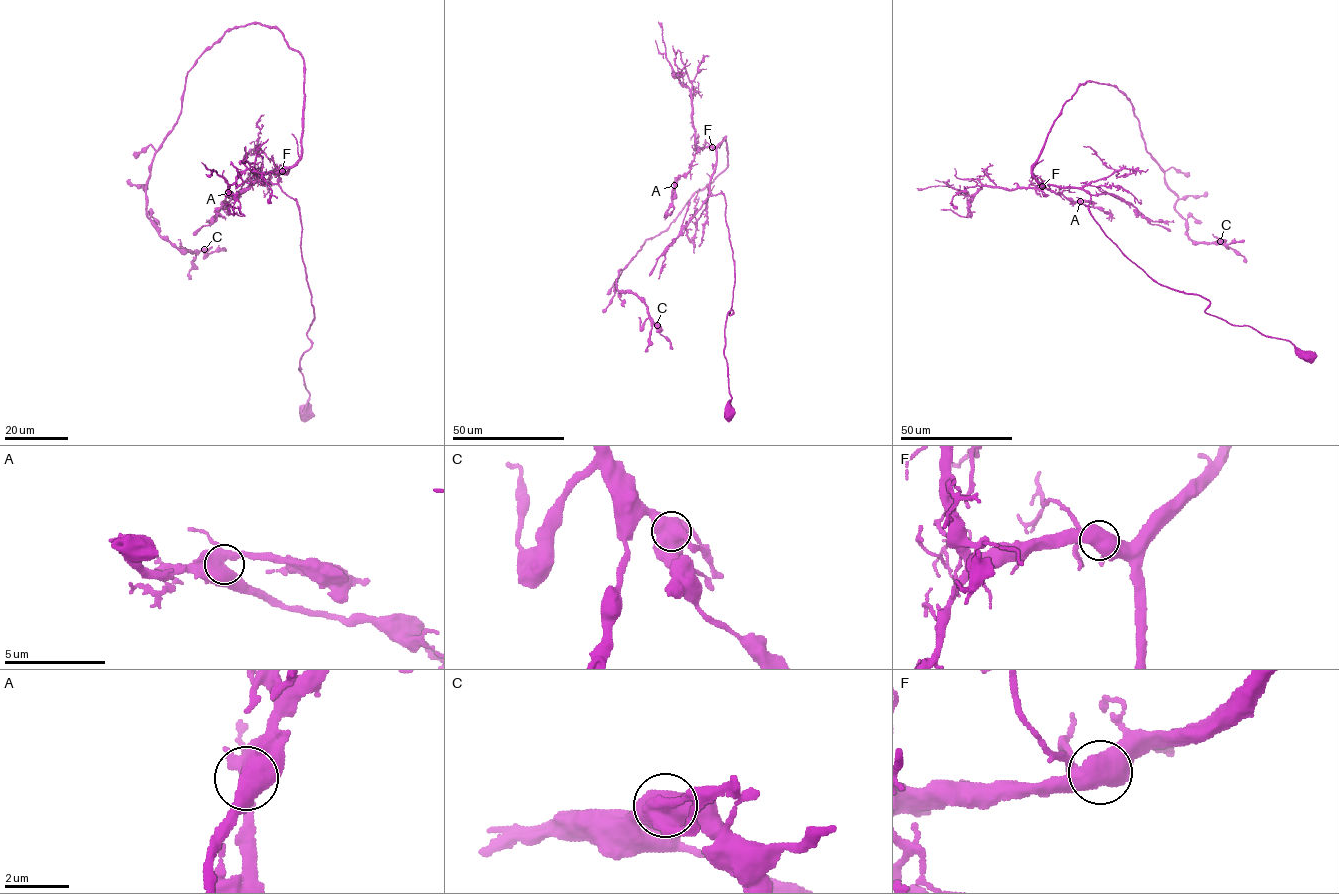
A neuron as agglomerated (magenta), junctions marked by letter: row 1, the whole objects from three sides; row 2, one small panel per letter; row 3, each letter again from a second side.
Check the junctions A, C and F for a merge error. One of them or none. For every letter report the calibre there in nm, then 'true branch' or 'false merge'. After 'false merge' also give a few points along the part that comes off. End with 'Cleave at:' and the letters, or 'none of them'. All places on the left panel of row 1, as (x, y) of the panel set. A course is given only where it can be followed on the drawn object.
A: calibre 550 nm; true branch
C: calibre 650 nm; true branch
F: calibre 700 nm; true branch
Cleave at: none of them

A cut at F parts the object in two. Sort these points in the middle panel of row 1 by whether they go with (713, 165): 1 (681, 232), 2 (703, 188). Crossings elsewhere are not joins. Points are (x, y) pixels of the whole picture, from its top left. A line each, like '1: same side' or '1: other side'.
1: same side
2: same side

